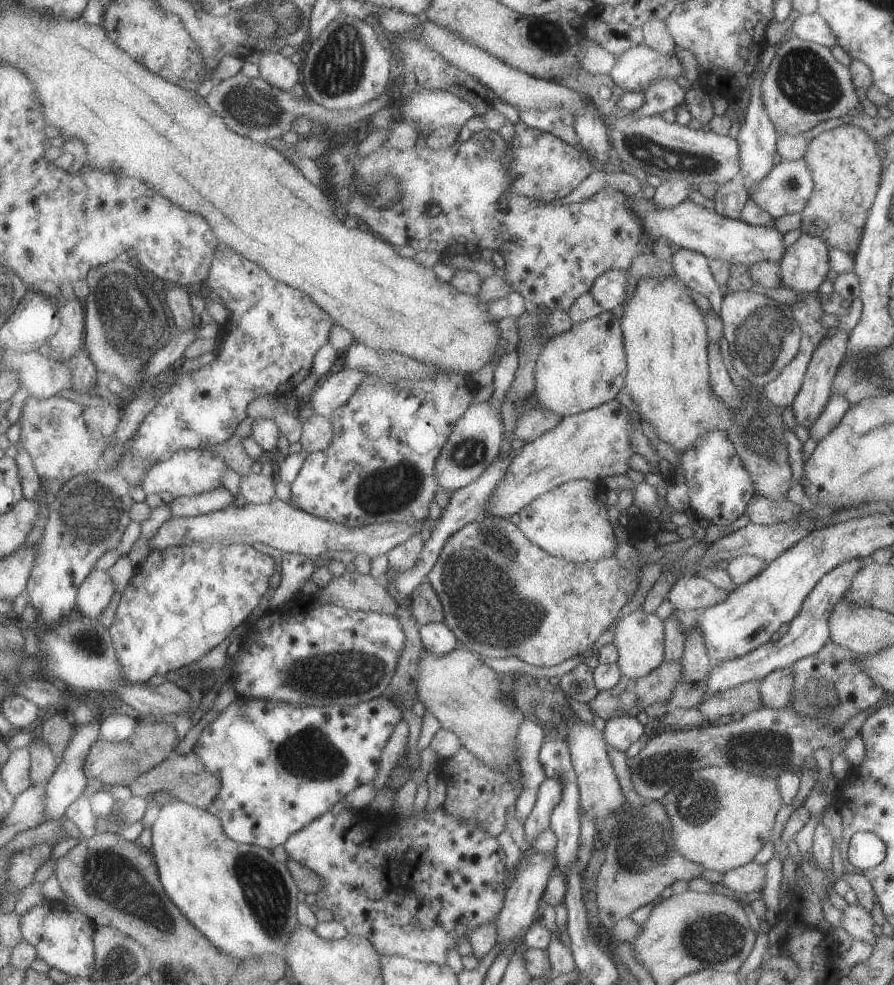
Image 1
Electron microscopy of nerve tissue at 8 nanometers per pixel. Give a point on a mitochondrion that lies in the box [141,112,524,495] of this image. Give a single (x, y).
(466, 454)

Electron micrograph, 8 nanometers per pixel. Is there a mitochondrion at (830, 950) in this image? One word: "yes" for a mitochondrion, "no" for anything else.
no

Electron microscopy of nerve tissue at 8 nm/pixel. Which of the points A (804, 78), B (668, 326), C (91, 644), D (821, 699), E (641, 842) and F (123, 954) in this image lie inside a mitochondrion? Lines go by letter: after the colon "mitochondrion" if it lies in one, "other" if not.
A: mitochondrion
B: other
C: mitochondrion
D: mitochondrion
E: mitochondrion
F: mitochondrion

